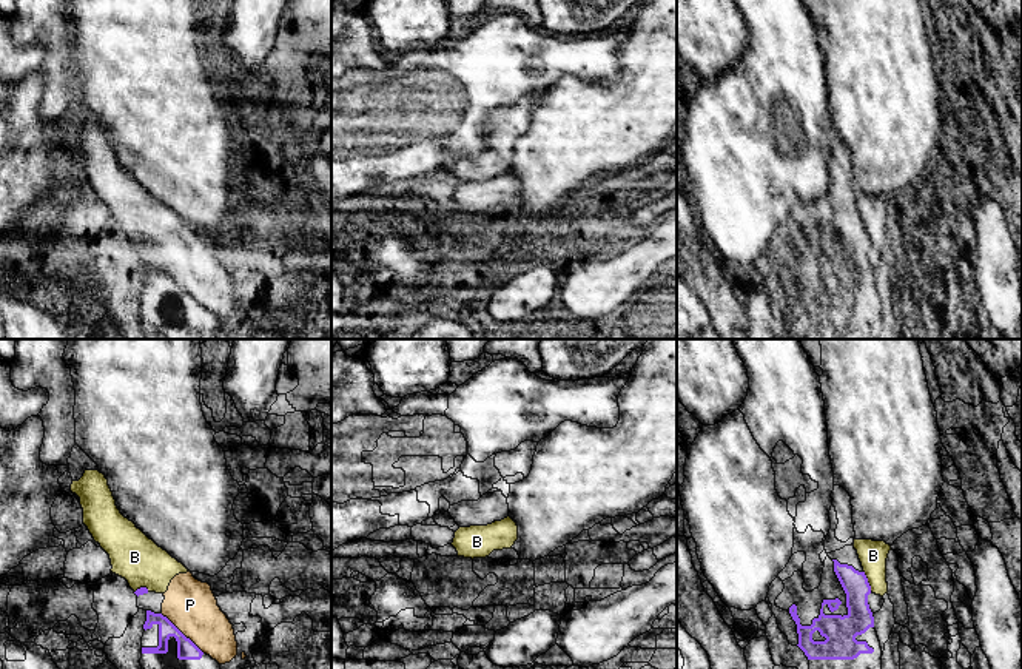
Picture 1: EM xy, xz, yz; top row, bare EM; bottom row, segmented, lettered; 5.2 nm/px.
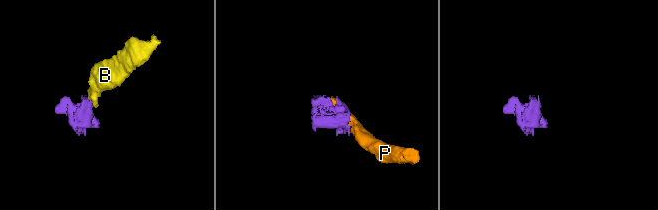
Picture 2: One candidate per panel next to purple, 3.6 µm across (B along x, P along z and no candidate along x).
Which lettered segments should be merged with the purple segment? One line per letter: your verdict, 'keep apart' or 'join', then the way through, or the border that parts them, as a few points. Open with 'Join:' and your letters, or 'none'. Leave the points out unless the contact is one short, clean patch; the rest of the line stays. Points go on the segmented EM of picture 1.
Join: none
B: keep apart | along yz (863, 571), (871, 591)
P: keep apart

